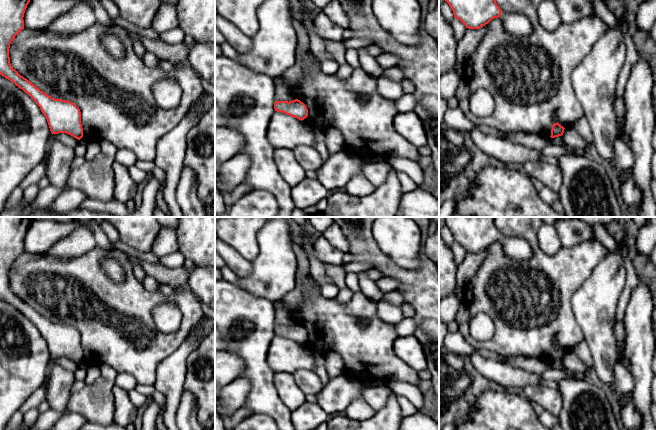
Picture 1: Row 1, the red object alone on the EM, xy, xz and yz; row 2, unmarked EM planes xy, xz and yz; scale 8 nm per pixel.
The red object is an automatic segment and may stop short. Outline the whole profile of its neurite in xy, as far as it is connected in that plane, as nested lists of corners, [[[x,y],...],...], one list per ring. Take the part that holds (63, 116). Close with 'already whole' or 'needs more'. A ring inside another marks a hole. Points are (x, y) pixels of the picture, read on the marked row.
[[[0,0],[0,75],[27,93],[40,107],[52,134],[83,137],[80,109],[72,102],[54,99],[21,76],[10,64],[9,48],[24,29],[24,13],[30,0]]]; already whole

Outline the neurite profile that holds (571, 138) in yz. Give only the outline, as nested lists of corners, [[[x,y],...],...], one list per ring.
[[[572,127],[565,128],[564,133],[561,137],[562,143],[568,147],[572,148],[587,147],[587,143],[585,142],[584,138],[582,138],[579,135],[579,133]]]

